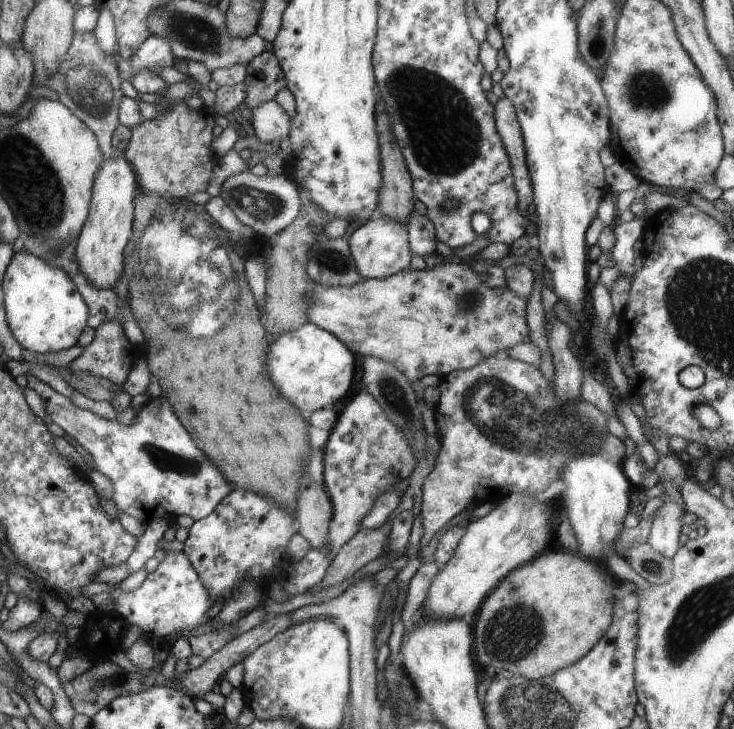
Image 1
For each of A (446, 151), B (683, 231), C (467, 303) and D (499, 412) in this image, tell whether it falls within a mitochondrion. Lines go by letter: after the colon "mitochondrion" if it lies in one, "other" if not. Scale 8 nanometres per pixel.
A: mitochondrion
B: other
C: mitochondrion
D: mitochondrion

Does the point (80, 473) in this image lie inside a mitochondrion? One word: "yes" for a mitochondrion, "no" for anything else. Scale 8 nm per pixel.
no

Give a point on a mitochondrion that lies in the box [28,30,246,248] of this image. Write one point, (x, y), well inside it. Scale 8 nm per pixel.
(87, 88)

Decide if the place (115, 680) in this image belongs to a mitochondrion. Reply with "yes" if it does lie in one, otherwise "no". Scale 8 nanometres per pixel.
yes

